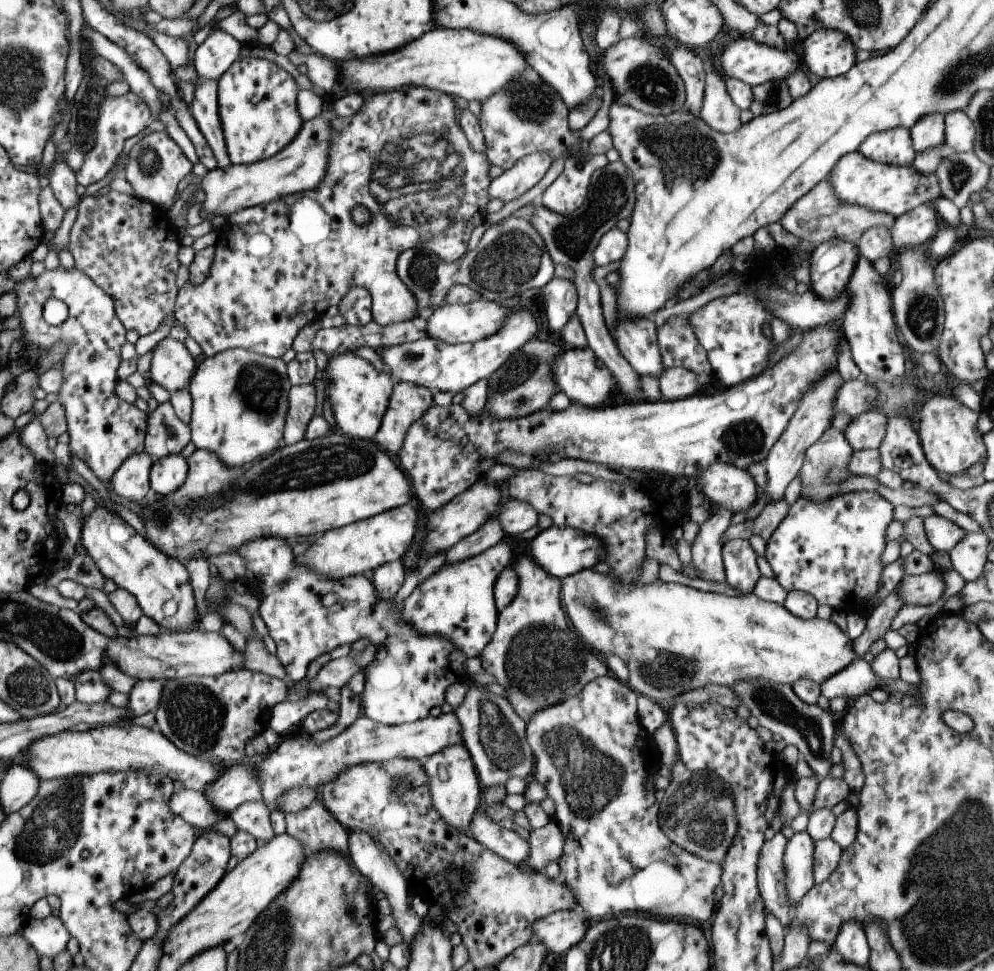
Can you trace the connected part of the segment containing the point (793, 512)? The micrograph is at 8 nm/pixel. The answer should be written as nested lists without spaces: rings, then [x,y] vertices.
[[[851,491],[834,496],[826,503],[812,503],[798,498],[784,521],[767,540],[766,560],[771,564],[776,580],[787,590],[812,594],[820,604],[828,604],[833,611],[857,611],[860,615],[871,612],[872,598],[878,592],[884,570],[882,554],[886,548],[886,532],[894,521],[894,506],[874,491]]]

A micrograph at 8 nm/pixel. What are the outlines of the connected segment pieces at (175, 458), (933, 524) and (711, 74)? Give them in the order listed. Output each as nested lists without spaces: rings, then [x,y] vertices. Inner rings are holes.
[[[171,455],[153,463],[149,473],[149,486],[154,492],[168,497],[186,481],[187,460],[180,455]]]
[[[936,513],[922,518],[922,528],[932,548],[941,554],[949,553],[966,534],[962,528]]]
[[[708,46],[692,49],[705,65],[705,90],[699,117],[713,130],[720,133],[735,132],[741,126],[741,109],[727,94],[725,81],[714,70]]]

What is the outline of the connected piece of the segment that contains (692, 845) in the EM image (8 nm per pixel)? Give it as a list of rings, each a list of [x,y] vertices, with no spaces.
[[[678,760],[670,786],[662,791],[659,810],[661,830],[675,846],[703,860],[722,864],[738,832],[734,796],[722,778],[712,772],[689,770]]]

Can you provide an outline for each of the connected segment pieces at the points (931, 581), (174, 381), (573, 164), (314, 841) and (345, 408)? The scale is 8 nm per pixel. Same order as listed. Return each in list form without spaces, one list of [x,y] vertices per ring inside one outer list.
[[[942,574],[905,575],[898,584],[898,594],[904,606],[930,606],[944,596]]]
[[[173,334],[164,338],[151,354],[150,381],[170,394],[188,386],[199,359],[192,358],[184,342],[176,340]]]
[[[586,151],[572,153],[564,172],[546,188],[539,203],[553,212],[568,216],[585,202],[591,175],[609,164],[605,155],[590,155]]]
[[[317,800],[308,808],[296,813],[285,814],[285,832],[293,838],[299,839],[309,852],[335,851],[341,853],[345,858],[350,858],[349,834],[336,818]]]
[[[345,353],[330,359],[324,372],[326,397],[334,412],[336,430],[352,439],[374,440],[388,410],[394,380],[386,369],[374,368],[370,362],[354,353]]]

